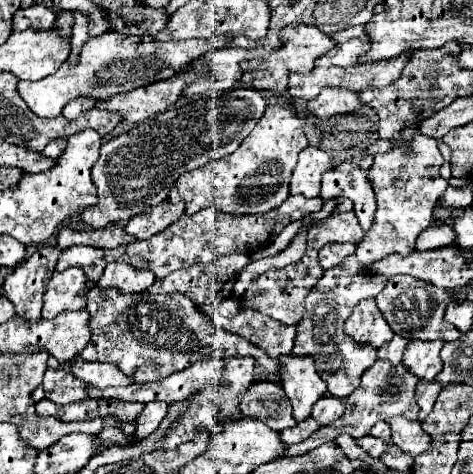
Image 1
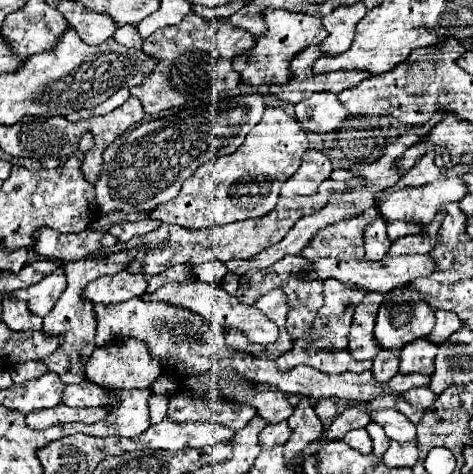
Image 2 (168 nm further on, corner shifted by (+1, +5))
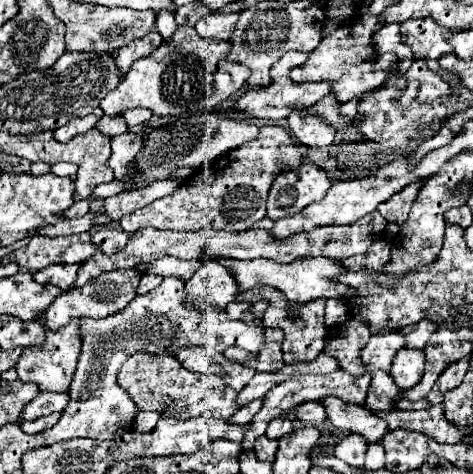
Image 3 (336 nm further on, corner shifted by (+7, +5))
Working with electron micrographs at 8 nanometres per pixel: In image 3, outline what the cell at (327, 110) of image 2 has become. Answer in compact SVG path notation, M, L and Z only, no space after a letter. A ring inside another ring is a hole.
M292 111L288 117L290 133L304 147L326 147L334 143L336 129L324 125L322 117L316 115L300 115L302 111Z

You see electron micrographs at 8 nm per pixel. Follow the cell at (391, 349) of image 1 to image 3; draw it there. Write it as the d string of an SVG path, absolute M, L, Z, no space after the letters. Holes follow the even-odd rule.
M374 371L372 373L372 385L368 389L368 399L366 407L378 415L380 411L390 411L396 405L396 395L400 389L396 389L396 383L392 381L390 373L384 371Z

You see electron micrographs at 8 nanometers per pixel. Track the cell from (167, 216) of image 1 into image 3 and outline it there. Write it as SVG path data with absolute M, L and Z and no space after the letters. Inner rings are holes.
M96 229L92 233L92 243L104 253L104 255L114 255L118 253L126 243L130 241L130 235L126 231L116 231L116 229Z

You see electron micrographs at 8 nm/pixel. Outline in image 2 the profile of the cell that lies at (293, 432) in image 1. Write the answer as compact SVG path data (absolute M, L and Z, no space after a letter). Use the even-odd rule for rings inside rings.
M280 421L278 425L266 425L260 431L260 445L264 449L272 449L278 443L286 443L286 437L290 437L290 427L286 421Z

